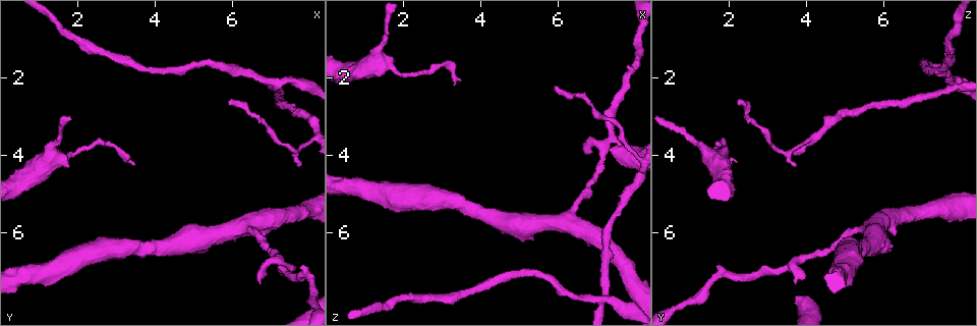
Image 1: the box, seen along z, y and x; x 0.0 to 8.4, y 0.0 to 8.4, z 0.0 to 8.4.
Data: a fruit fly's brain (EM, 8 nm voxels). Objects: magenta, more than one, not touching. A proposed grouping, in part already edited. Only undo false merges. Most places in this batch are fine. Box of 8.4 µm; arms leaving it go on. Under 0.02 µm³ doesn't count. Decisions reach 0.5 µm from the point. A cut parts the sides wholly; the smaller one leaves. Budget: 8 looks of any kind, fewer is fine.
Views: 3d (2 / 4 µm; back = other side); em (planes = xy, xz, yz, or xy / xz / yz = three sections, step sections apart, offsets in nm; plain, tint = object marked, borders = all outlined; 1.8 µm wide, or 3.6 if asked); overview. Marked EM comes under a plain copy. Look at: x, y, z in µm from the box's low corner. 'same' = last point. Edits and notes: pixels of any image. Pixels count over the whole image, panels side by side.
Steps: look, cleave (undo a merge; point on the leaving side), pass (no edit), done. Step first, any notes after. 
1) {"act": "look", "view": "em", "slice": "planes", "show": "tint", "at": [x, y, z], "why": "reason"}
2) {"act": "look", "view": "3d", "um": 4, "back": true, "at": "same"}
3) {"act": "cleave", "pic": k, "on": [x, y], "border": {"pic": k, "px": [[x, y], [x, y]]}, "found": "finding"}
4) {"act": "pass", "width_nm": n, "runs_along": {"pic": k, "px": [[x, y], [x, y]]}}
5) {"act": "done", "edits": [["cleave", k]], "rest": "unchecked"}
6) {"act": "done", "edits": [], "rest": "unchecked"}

{"act": "look", "view": "3d", "um": 4, "at": [7.20, 6.75, 3.80], "why": "sharp bend"}

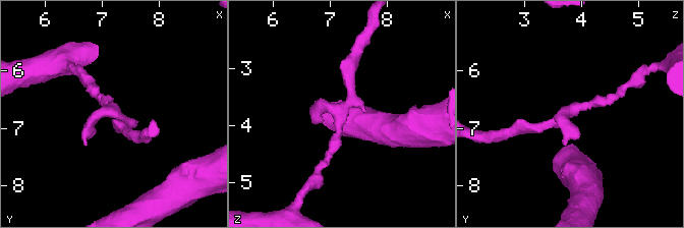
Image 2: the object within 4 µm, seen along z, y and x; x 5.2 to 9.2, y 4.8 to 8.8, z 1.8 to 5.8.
{"act": "look", "view": "em", "slice": "planes", "show": "tint", "at": [7.20, 6.75, 3.75], "why": "now the EM"}

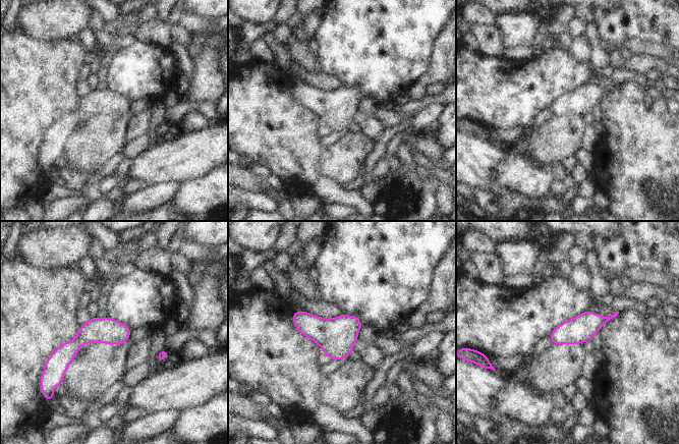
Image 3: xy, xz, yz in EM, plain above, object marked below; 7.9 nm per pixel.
{"act": "pass", "runs_along": {"pic": 3, "px": [[127, 331], [92, 331], [57, 356]]}, "found": "one cell here"}

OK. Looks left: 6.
{"act": "look", "view": "3d", "um": 4, "back": true, "at": [7.65, 3.95, 3.35], "why": "sharp bend"}

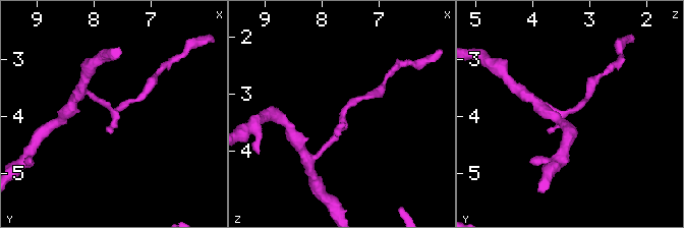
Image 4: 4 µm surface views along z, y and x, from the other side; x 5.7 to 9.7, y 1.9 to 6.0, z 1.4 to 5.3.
{"act": "look", "view": "em", "slice": "xy", "step": 8, "show": "tint", "at": [7.65, 3.95, 3.30], "why": "need the tissue"}

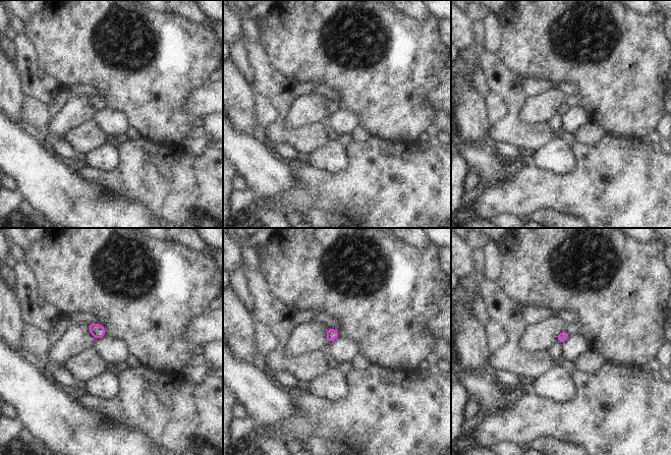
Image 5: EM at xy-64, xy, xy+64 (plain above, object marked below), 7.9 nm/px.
{"act": "pass", "found": "all the same cell"}

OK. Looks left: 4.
{"act": "look", "view": "em", "slice": "planes", "show": "tint", "at": [6.35, 5.80, 5.75], "why": "calibre changes"}

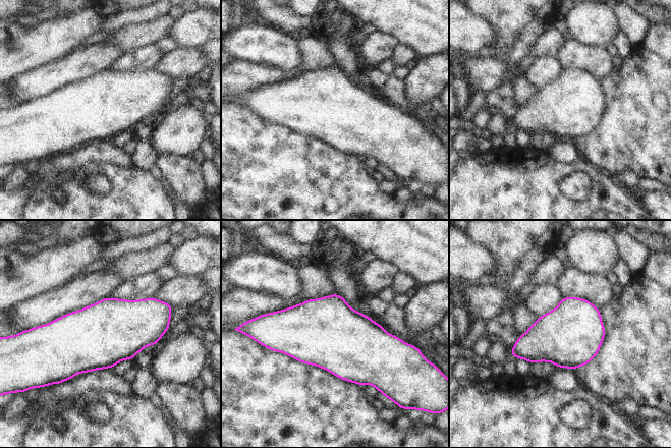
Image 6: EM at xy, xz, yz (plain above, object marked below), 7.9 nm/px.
{"act": "pass", "found": "one cell here"}

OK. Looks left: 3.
{"act": "done", "edits": [], "rest": "unchecked"}

